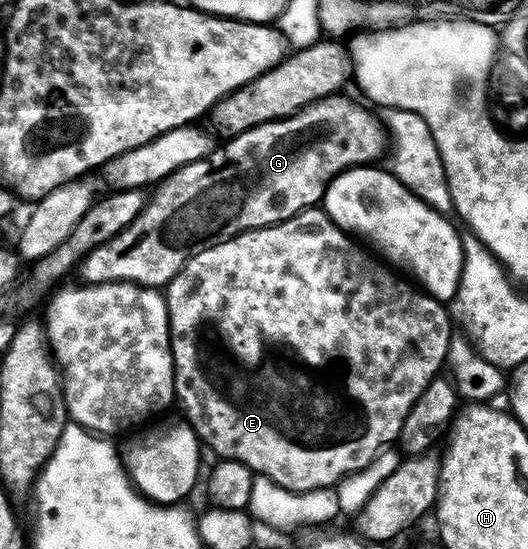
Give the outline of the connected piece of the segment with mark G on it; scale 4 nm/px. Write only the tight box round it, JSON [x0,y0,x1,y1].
[82,95,390,290]

